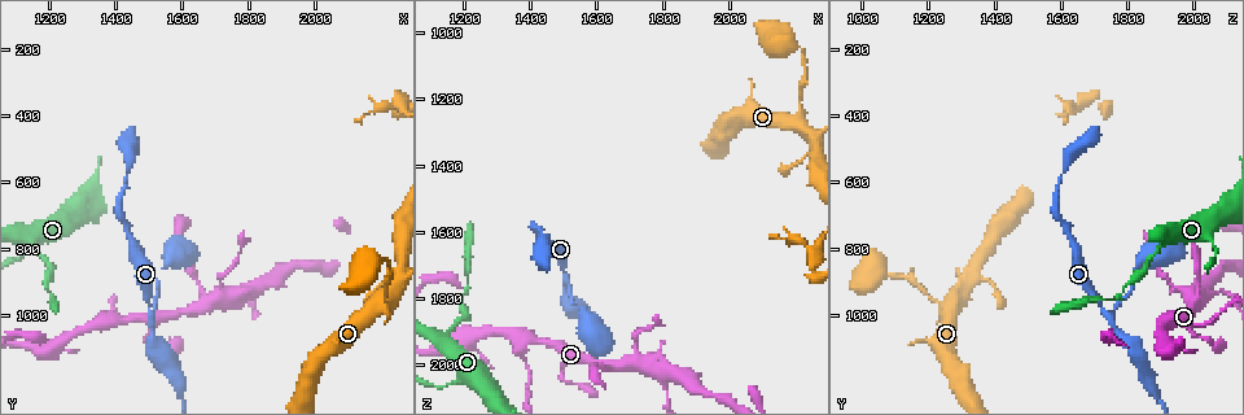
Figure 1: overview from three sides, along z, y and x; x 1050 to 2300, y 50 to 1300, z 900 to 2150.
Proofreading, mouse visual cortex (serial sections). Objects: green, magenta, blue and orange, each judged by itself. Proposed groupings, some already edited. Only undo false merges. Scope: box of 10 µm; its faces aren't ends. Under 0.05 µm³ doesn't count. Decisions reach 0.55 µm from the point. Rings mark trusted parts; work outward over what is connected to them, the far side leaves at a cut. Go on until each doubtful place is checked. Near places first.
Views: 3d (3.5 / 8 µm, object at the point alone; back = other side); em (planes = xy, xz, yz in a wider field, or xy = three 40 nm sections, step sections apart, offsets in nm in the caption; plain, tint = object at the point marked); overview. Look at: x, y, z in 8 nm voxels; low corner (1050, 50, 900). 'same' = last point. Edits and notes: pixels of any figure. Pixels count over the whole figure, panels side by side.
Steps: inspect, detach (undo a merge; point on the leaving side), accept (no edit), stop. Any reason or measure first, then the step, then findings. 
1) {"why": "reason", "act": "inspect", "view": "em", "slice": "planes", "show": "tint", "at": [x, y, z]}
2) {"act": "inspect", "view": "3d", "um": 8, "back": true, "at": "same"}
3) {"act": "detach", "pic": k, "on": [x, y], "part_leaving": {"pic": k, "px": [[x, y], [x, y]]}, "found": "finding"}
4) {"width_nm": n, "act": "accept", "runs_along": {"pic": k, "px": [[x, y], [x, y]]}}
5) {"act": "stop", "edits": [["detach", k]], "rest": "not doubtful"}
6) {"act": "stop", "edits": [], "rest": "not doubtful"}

{"why": "abrupt turn", "act": "inspect", "view": "3d", "um": 3.5, "at": [1510, 1000, 1750]}

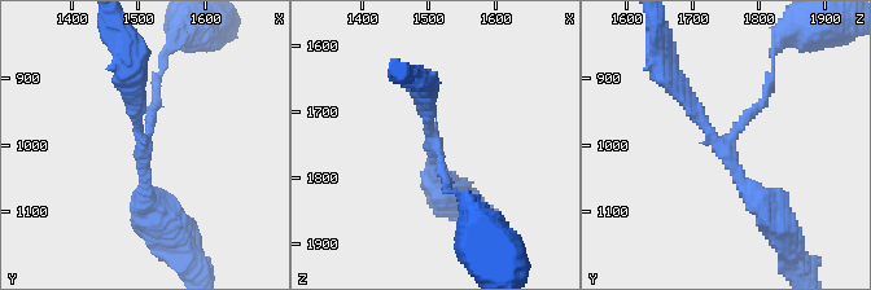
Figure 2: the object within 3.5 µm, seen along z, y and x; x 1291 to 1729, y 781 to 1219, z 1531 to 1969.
{"arms": 3, "arm_widths_nm": [100, 250, 300], "act": "inspect", "view": "em", "slice": "xy", "step": 5, "show": "tint", "at": [1510, 1005, 1740]}

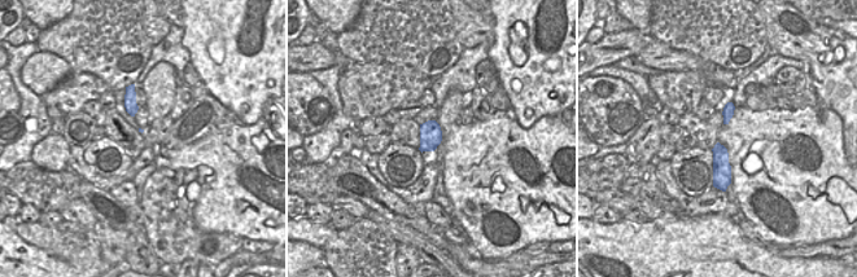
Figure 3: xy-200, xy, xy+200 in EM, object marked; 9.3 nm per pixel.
{"act": "accept", "found": "continuous, no second cell"}

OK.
{"why": "side arm on a straight run", "act": "inspect", "view": "3d", "um": 3.5, "back": true, "at": [1370, 1010, 1930]}

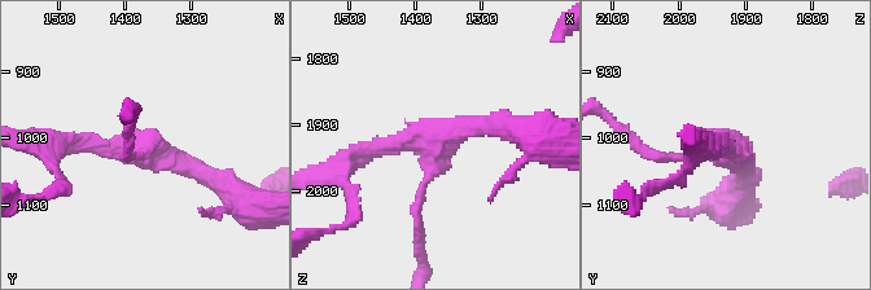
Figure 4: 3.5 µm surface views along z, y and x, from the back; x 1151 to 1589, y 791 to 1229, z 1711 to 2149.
{"arms": 3, "arm_widths_nm": [150, 200, 250], "act": "inspect", "view": "em", "slice": "xy", "step": 3, "show": "tint", "at": [1375, 1015, 1920]}

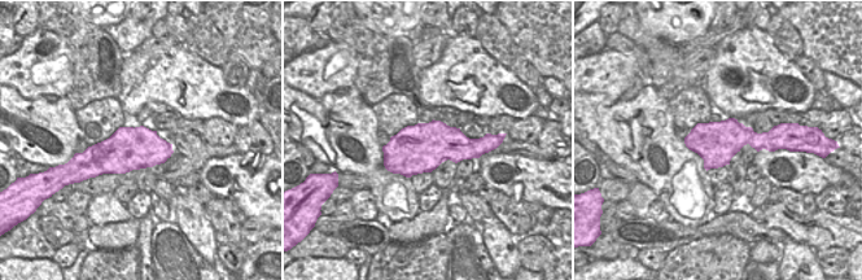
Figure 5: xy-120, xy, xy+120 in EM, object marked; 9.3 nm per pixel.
{"act": "accept", "runs_along": {"pic": 4, "px": [[335, 170], [363, 149], [506, 126]]}, "found": "one cell here"}

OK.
{"why": "arms run side by side", "act": "inspect", "view": "3d", "um": 8, "at": [1680, 970, 2000]}

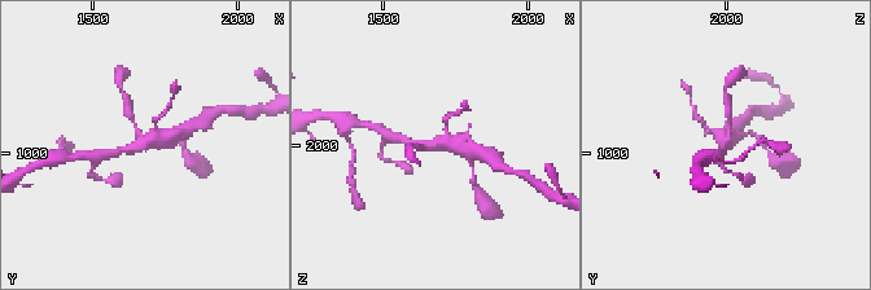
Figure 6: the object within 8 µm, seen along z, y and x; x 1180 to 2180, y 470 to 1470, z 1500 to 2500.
{"act": "inspect", "view": "3d", "um": 3.5, "at": "same"}

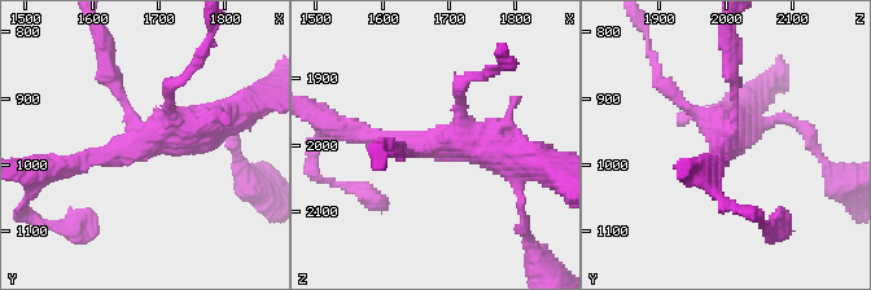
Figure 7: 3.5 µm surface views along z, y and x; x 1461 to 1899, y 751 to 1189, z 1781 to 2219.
{"act": "accept", "runs_along": {"pic": 7, "px": [[64, 165], [218, 113]]}, "found": "one cell here"}

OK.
{"act": "inspect", "view": "3d", "um": 8, "at": [1170, 830, 1880]}

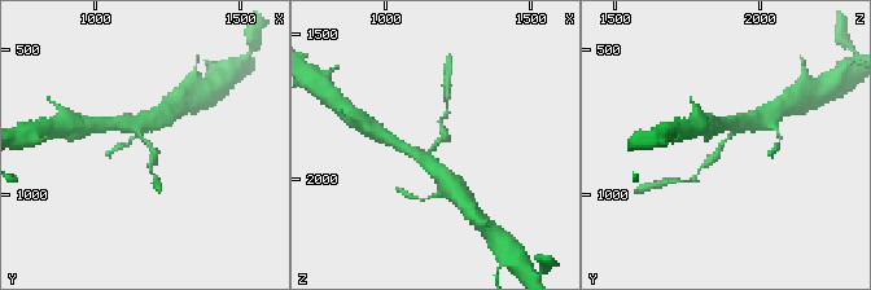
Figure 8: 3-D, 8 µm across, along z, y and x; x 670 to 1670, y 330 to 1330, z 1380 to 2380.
{"act": "inspect", "view": "3d", "um": 3.5, "back": true, "at": "same"}

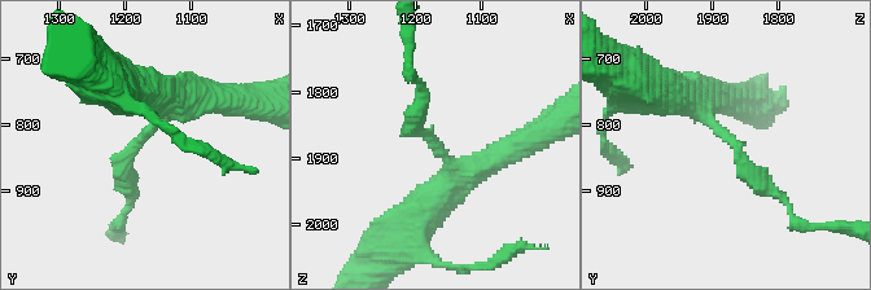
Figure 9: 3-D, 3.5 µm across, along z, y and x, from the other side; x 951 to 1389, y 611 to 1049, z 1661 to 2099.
{"why": "need the tissue", "act": "inspect", "view": "em", "slice": "planes", "show": "tint", "at": [1180, 830, 1870]}

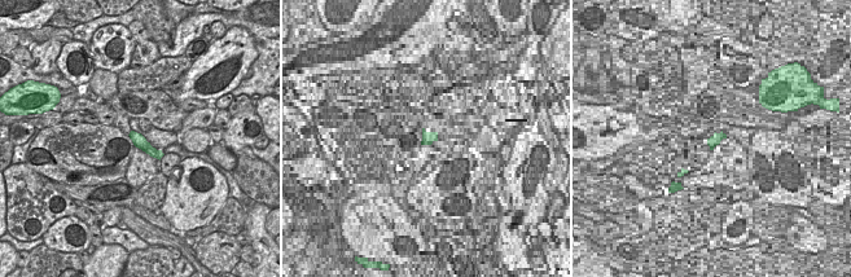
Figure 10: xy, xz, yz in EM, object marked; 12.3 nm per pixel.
{"act": "detach", "pic": 9, "on": [756, 185], "part_leaving": {"pic": 9, "px": [[736, 150], [800, 225], [823, 225]]}, "found": "a second cell is stuck on"}

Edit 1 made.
{"act": "stop", "edits": [["detach", 9]], "rest": "not doubtful"}

